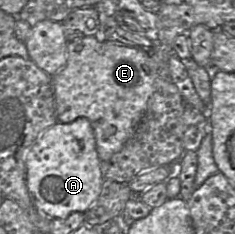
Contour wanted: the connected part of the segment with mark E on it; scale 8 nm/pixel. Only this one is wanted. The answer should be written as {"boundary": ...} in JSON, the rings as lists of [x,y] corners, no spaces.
{"boundary":[[[101,36],[76,38],[67,42],[65,67],[52,76],[56,118],[60,123],[71,123],[78,117],[87,118],[94,131],[99,159],[108,161],[133,136],[154,93],[155,81],[161,75],[157,63],[145,50],[116,44]]]}

